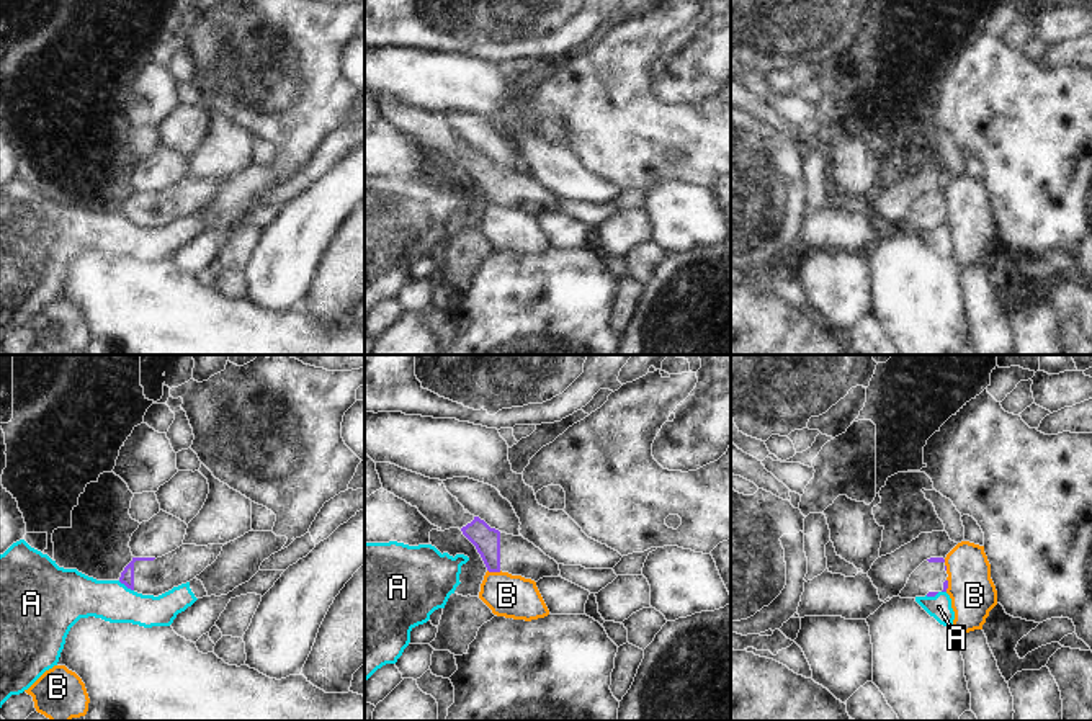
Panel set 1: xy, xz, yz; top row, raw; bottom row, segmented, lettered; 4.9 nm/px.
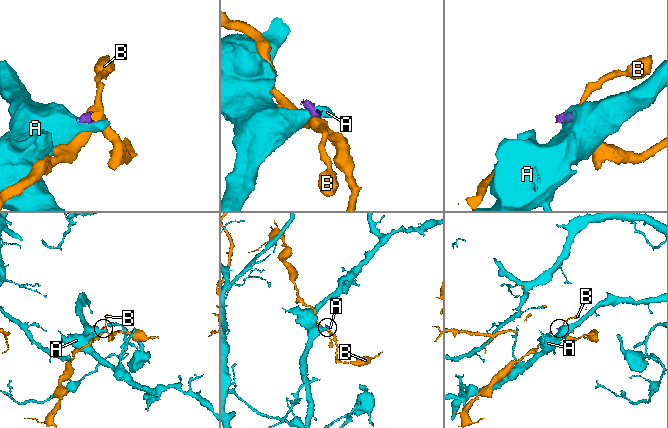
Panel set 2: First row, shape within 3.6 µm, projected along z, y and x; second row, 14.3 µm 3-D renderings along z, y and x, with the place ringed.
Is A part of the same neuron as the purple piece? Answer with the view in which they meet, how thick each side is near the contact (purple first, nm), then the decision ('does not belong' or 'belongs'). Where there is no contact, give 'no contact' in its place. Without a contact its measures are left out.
meets purple in xy; 70 nm thick on the purple side, 220 nm on the other; does not belong

